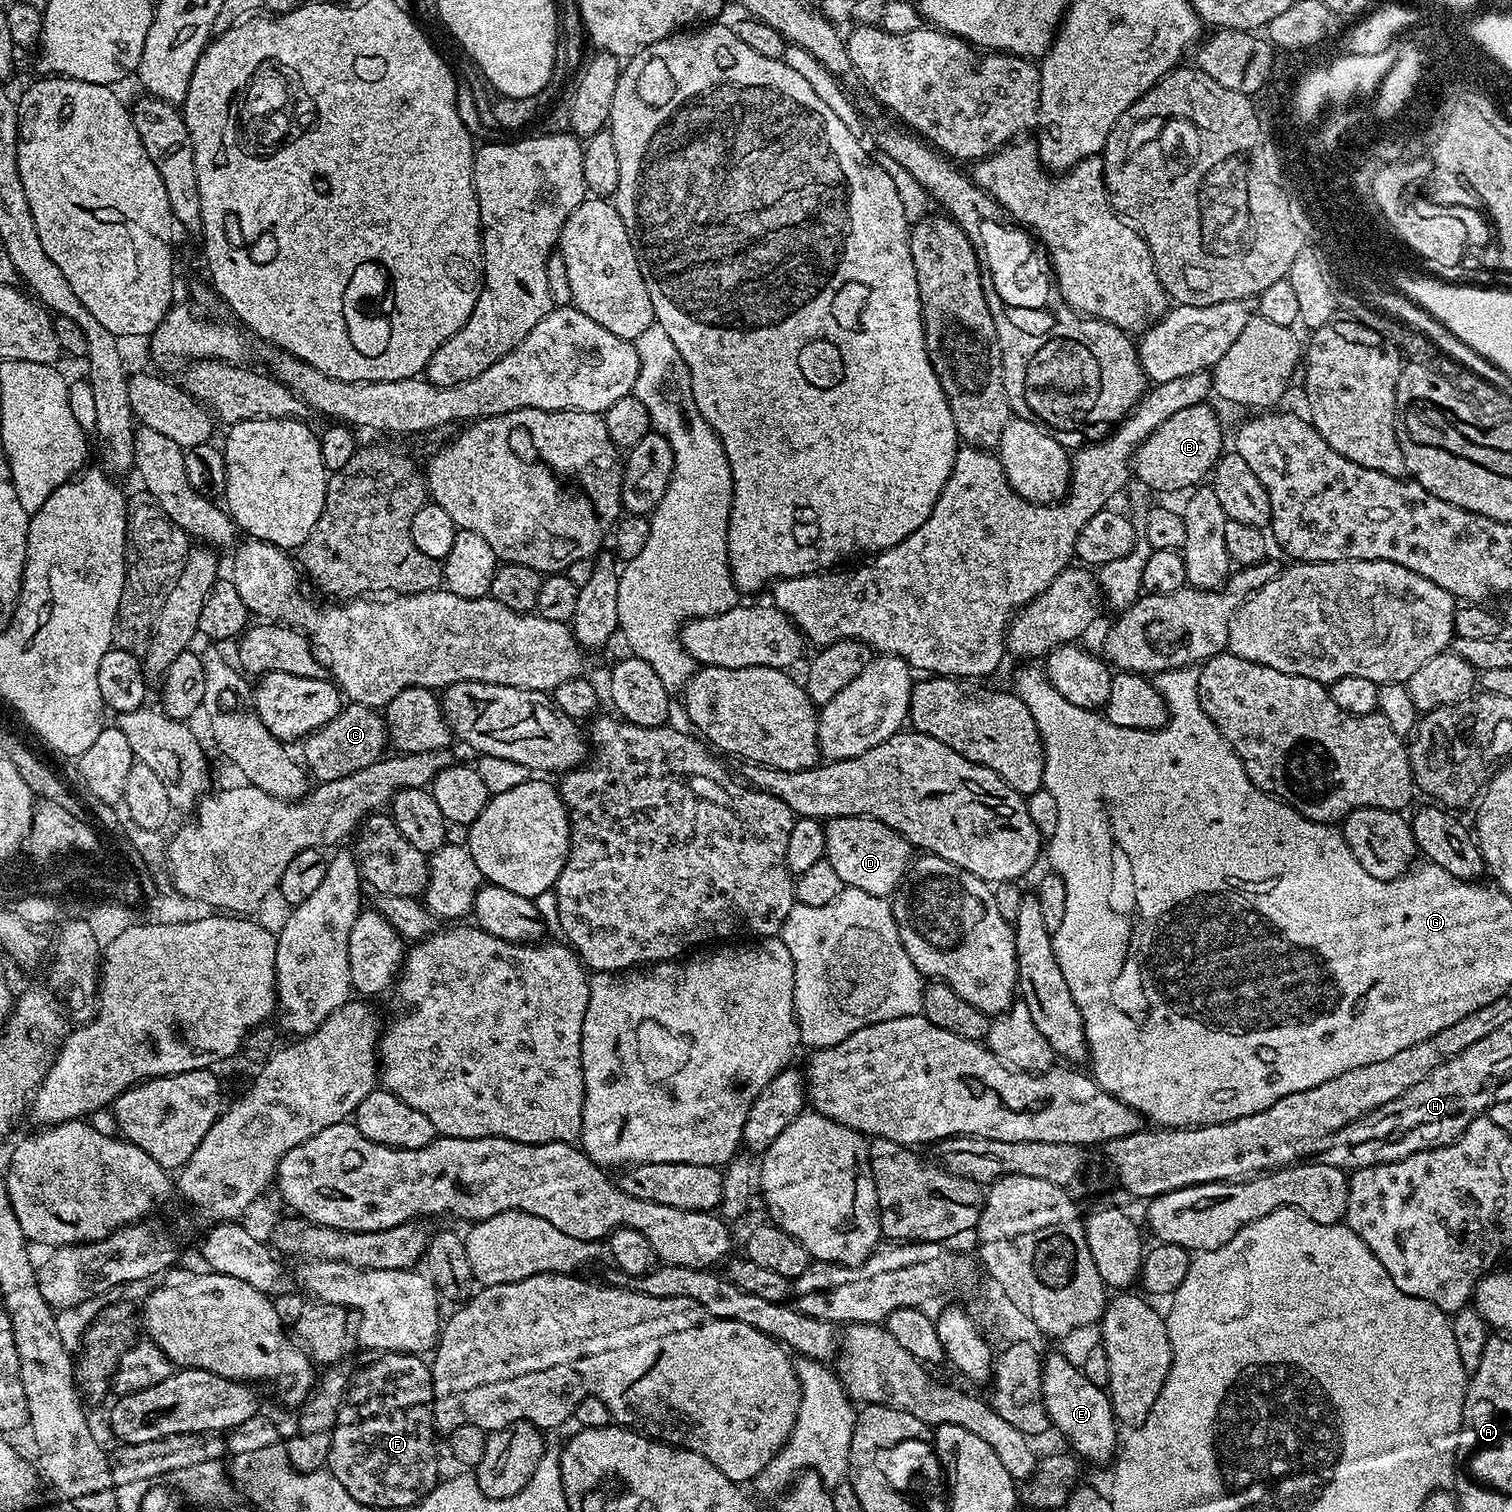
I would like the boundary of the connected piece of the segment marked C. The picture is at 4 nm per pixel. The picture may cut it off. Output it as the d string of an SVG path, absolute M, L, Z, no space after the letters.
M348 702L341 707L340 713L333 720L326 722L326 726L304 737L302 760L307 771L317 781L337 780L381 759L385 755L384 744L386 748L388 743L388 729L384 727L383 715L377 709Z

